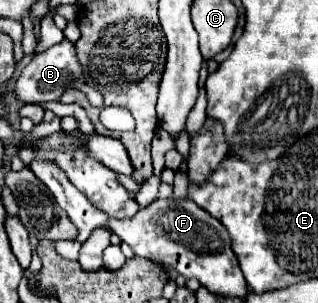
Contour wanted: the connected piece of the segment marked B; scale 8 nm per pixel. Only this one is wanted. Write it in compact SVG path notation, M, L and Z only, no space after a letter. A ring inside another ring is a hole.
M62 41L42 53L36 53L30 61L30 65L26 65L16 81L16 95L20 103L44 103L44 101L58 101L60 95L68 89L68 87L76 87L80 91L84 91L88 95L88 99L92 101L92 105L102 107L102 93L90 85L86 85L86 79L82 75L82 65L76 57L76 49L74 43L70 41Z

